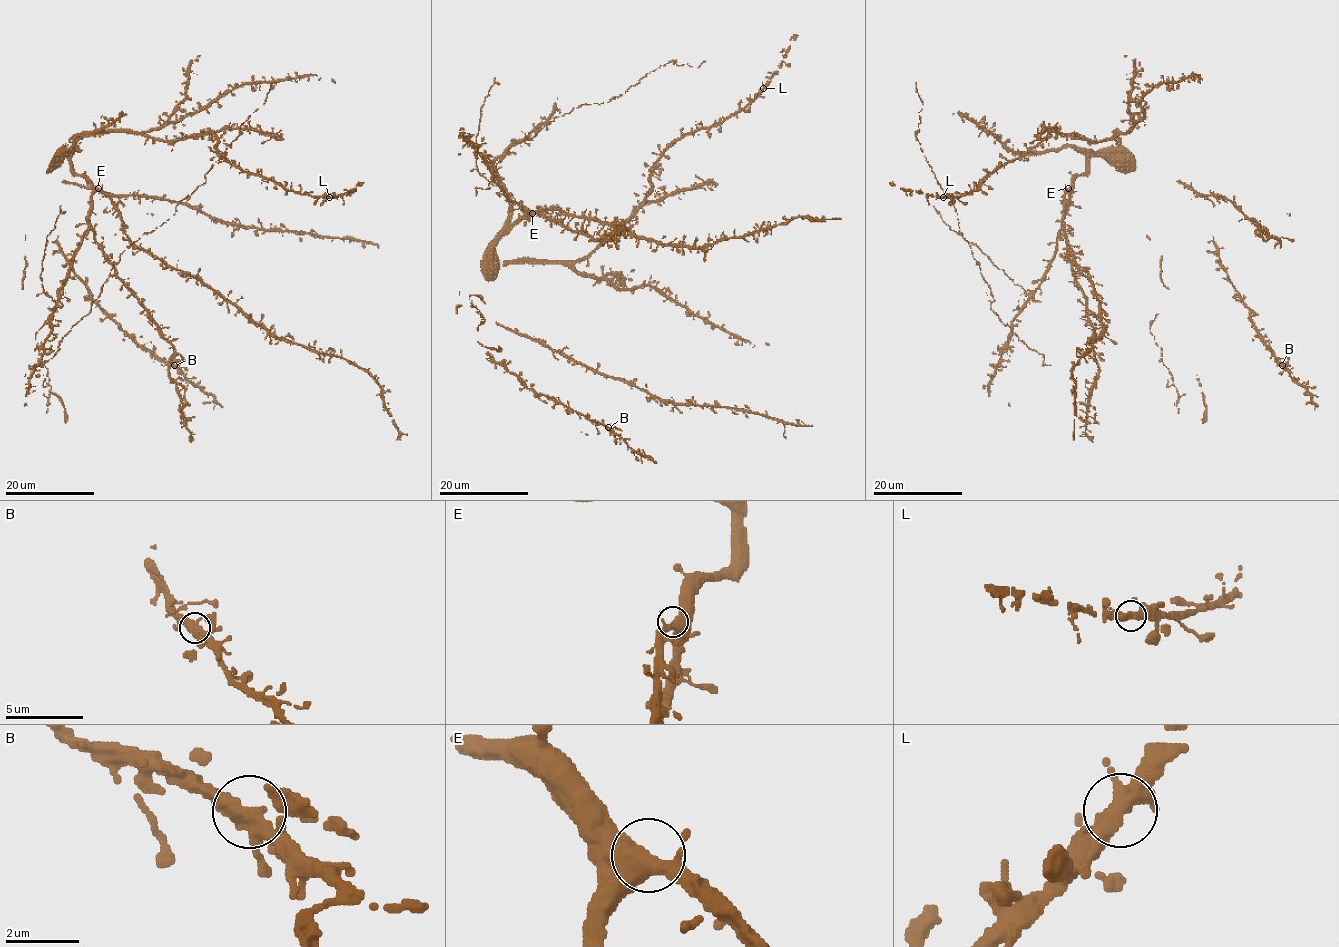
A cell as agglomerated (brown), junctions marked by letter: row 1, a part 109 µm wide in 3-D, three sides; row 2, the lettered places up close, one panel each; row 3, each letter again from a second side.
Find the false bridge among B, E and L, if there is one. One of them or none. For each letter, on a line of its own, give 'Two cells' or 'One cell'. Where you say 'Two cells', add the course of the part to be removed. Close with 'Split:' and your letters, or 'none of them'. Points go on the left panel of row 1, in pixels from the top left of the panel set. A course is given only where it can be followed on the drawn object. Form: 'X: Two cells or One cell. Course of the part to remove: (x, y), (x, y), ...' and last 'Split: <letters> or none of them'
B: One cell
E: One cell
L: One cell
Split: none of them

